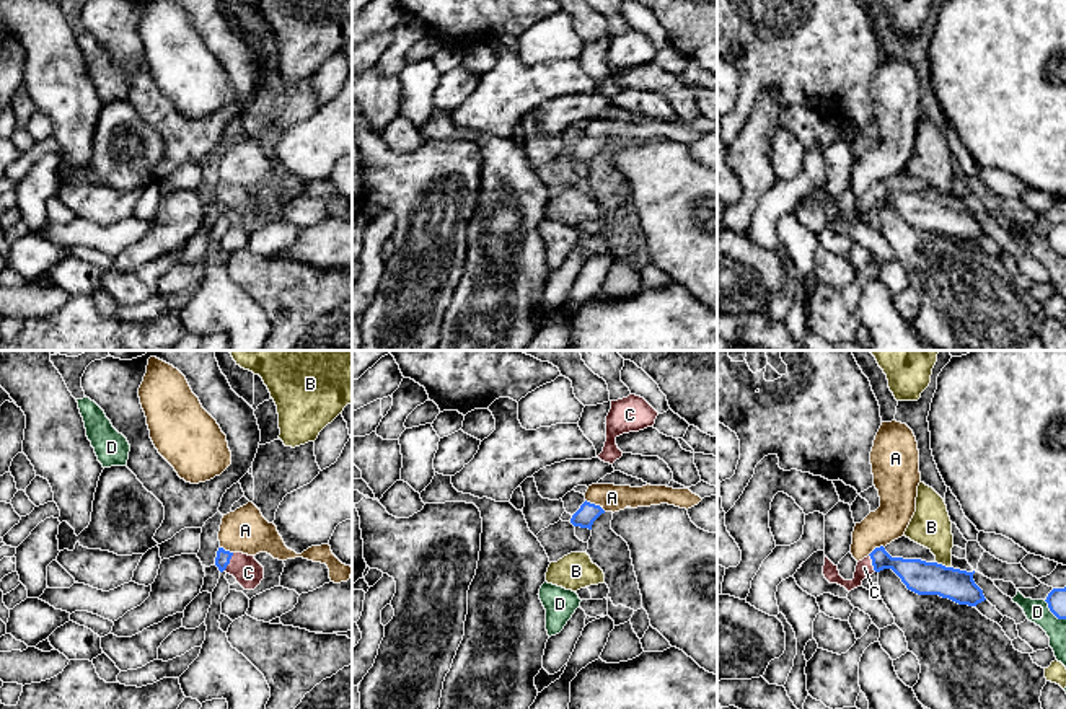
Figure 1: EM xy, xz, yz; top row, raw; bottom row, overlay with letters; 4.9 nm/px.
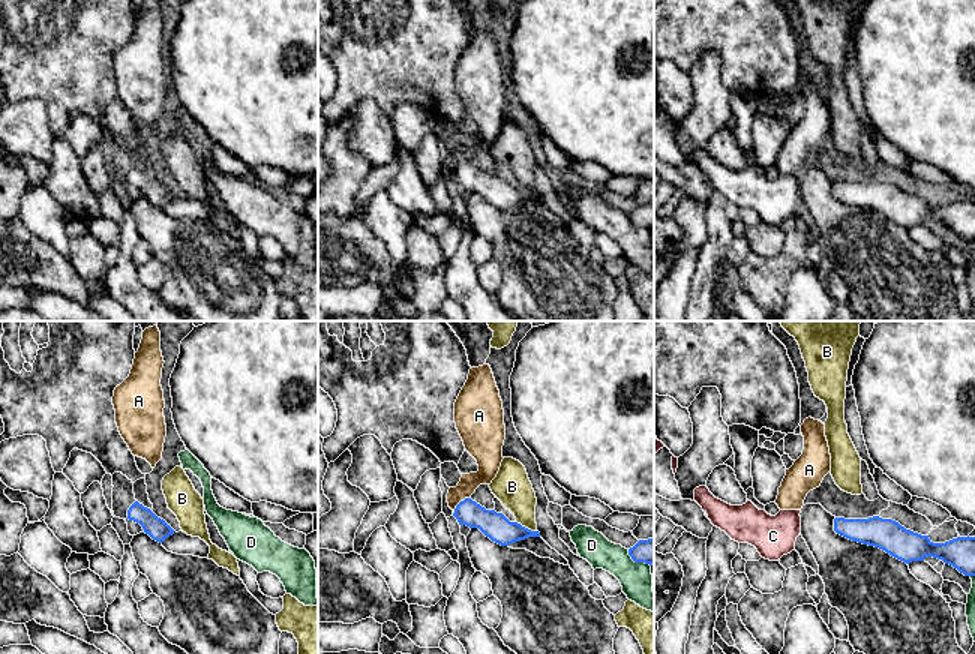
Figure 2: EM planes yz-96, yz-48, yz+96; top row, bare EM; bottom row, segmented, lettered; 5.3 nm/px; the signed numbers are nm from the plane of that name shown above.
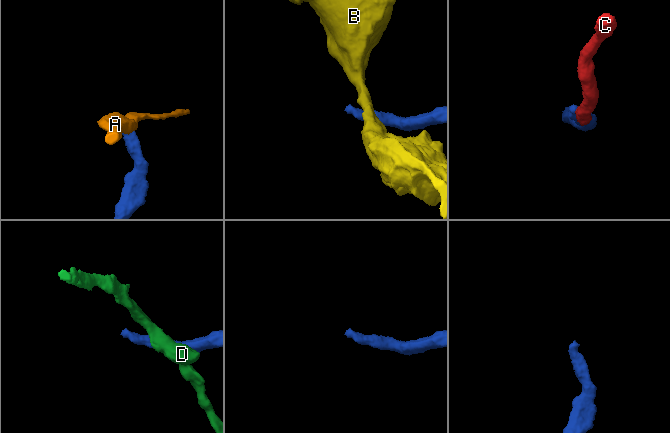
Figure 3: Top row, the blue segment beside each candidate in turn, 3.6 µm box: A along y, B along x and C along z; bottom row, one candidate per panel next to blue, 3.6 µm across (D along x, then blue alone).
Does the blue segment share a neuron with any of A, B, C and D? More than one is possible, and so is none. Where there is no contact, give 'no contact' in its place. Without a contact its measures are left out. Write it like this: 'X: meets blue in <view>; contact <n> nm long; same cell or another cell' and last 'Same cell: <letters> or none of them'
A: meets blue in xz; contact 120 nm long; another cell
B: meets blue in yz; contact 90 nm long; another cell
C: meets blue in xy; contact 100 nm long; same cell
D: meets blue in yz; contact 150 nm long; another cell
Same cell: C

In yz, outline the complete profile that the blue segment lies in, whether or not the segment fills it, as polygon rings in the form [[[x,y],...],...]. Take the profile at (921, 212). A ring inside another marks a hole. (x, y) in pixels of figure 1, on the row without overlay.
[[[883,181],[875,183],[867,192],[857,197],[854,214],[844,215],[825,191],[823,210],[830,218],[838,218],[848,227],[862,220],[862,215],[874,207],[892,204],[908,225],[918,230],[939,230],[958,240],[976,241],[985,236],[983,225],[975,218],[973,207],[945,202],[921,194],[892,192]]]

